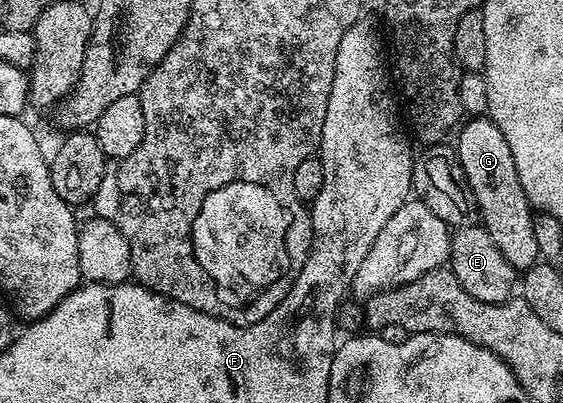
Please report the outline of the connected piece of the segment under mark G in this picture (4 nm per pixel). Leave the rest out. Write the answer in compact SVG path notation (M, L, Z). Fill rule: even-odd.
M488 118L466 119L456 136L457 157L463 166L463 174L467 174L469 189L473 191L476 211L481 211L480 227L491 234L491 242L495 242L496 248L503 253L503 258L507 258L507 262L511 262L513 268L530 268L539 260L539 245L535 243L533 225L535 212L519 182L519 174L515 174L515 158L511 158L511 146L507 146L507 138L503 138L499 126L495 126L495 122Z

